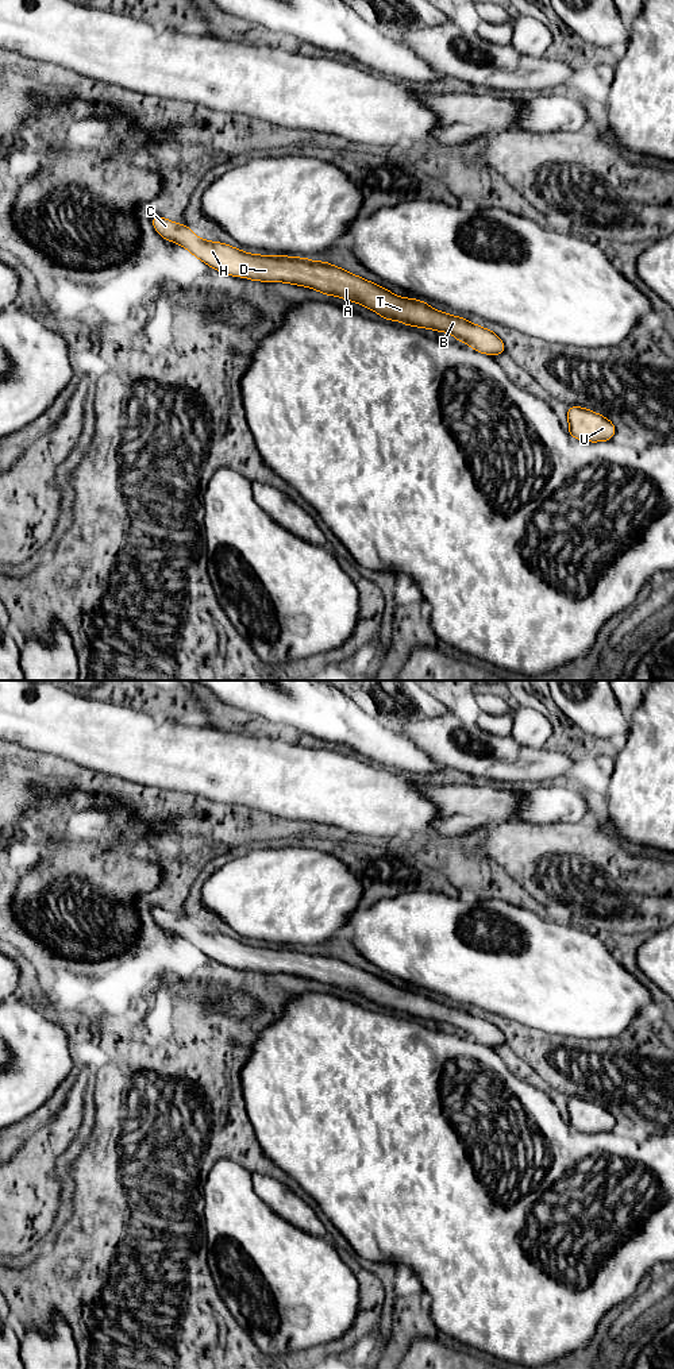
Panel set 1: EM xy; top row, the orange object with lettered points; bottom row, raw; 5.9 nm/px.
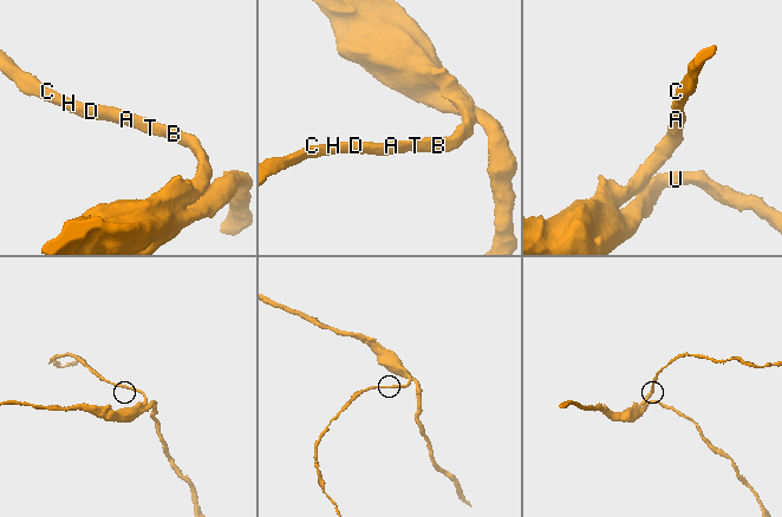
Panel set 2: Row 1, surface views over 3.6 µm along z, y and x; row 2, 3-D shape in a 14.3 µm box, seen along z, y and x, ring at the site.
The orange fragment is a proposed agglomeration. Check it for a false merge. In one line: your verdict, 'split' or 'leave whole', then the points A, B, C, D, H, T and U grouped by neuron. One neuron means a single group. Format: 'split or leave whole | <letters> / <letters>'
leave whole | A B C D H T U

